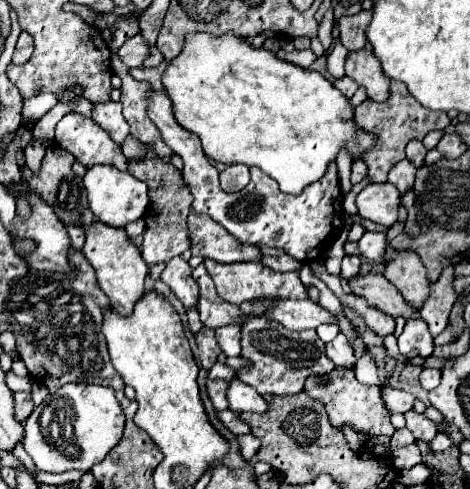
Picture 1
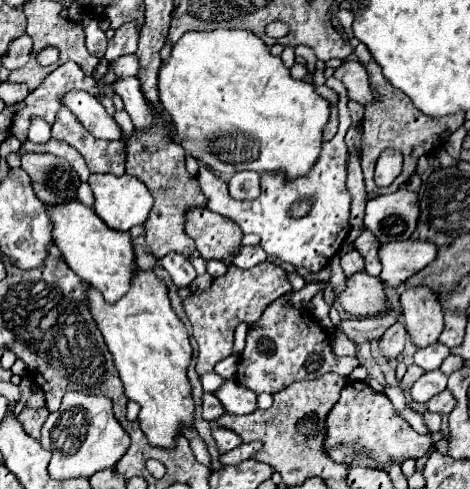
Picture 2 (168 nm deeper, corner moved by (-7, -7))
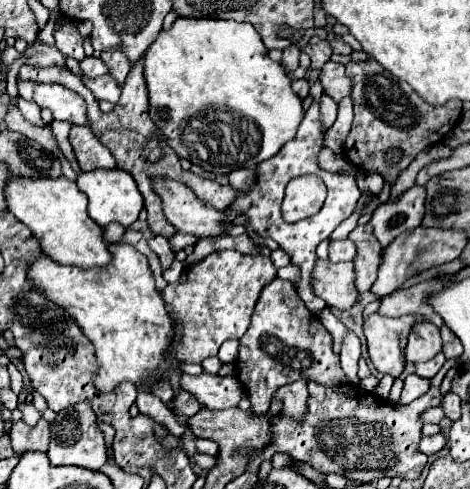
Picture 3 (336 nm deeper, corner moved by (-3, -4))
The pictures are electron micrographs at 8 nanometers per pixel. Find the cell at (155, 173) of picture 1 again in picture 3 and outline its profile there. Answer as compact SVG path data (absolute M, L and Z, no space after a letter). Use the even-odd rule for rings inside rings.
M144 57L140 61L136 61L136 65L132 65L132 69L124 81L124 87L122 87L122 97L110 113L100 113L100 109L96 107L96 97L92 97L92 93L88 93L86 85L80 81L80 77L76 77L66 67L38 69L38 67L24 65L18 73L18 79L20 81L36 81L36 83L46 83L46 81L48 83L60 83L60 85L64 85L64 87L68 87L68 89L72 89L84 97L84 101L88 105L88 119L92 121L94 135L112 151L112 155L116 159L116 167L128 171L134 177L136 185L144 197L144 207L148 211L148 227L150 227L152 235L166 237L174 251L180 251L188 245L194 245L199 239L190 234L178 233L172 227L172 223L164 217L162 201L160 201L160 197L156 197L156 193L152 189L152 181L156 177L170 177L170 179L176 179L176 181L188 185L200 201L208 203L210 207L216 207L218 211L226 209L234 201L234 197L238 195L238 191L234 191L230 185L218 185L212 179L204 179L204 177L194 175L192 171L184 171L180 167L180 159L176 157L176 151L168 145L168 139L164 137L164 133L160 133L160 129L156 129L156 125L152 125L152 119L148 117L148 89L146 89L146 81L144 81Z

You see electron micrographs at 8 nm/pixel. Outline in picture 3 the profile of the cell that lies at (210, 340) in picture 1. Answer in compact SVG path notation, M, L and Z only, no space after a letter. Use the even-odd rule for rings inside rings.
M236 251L212 253L196 265L184 267L180 279L168 285L162 293L166 307L172 307L172 315L184 325L184 339L176 351L176 357L184 363L202 363L214 357L226 339L240 339L252 317L256 297L268 281L276 279L276 267L264 255L240 255Z

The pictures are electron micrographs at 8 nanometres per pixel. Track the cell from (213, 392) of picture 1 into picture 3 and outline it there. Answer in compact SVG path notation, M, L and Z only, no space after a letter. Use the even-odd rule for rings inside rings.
M180 391L176 395L176 399L172 401L172 407L174 407L176 415L182 415L182 417L192 417L200 409L204 409L204 405L200 405L200 401L196 401L196 397L188 397L188 393L184 393L184 391Z

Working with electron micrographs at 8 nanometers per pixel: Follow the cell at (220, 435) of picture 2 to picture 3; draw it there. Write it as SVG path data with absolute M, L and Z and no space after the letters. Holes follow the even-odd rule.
M196 439L196 447L200 453L208 453L208 455L218 455L218 443L212 441L212 439Z

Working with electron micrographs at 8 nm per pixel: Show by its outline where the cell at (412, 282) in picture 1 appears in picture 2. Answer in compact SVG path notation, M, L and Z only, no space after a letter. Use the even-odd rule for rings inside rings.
M408 288L400 296L404 324L416 348L426 348L438 342L444 330L444 314L436 304L436 294L430 288Z

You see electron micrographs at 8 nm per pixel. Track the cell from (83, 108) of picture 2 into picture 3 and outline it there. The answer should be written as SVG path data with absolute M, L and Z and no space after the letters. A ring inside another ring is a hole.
M40 83L36 89L34 89L34 101L40 105L40 107L48 107L54 115L54 119L58 121L70 121L72 125L88 125L90 127L90 121L86 117L86 103L84 99L58 85L58 83Z

